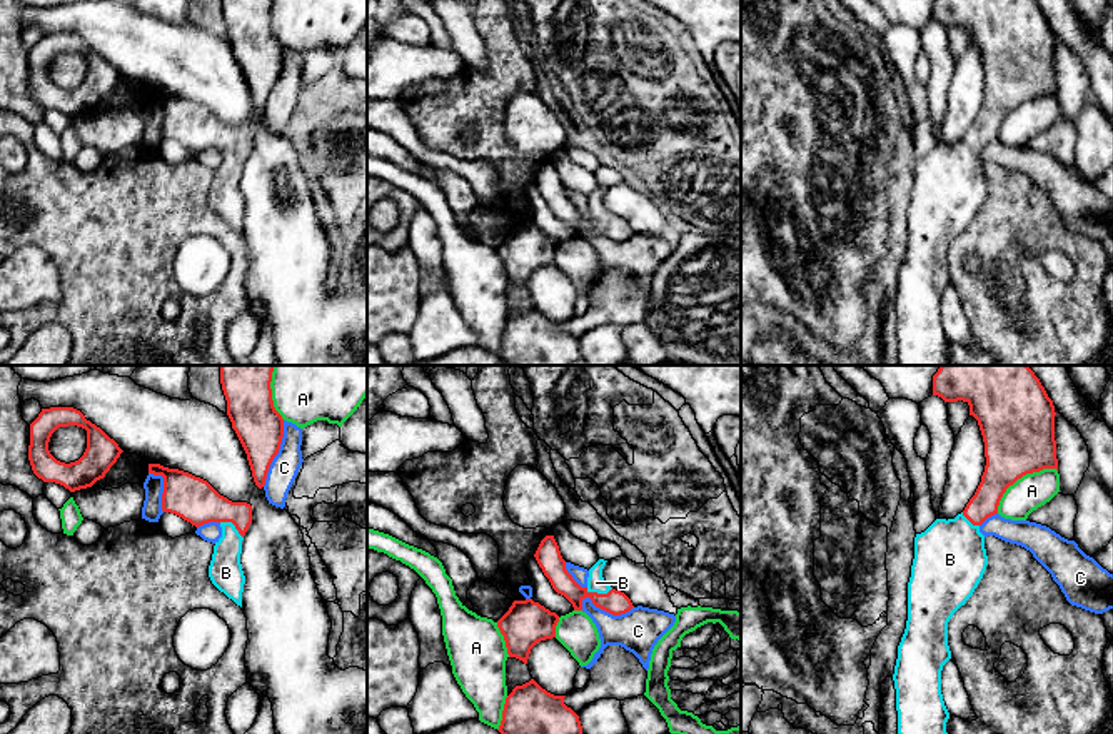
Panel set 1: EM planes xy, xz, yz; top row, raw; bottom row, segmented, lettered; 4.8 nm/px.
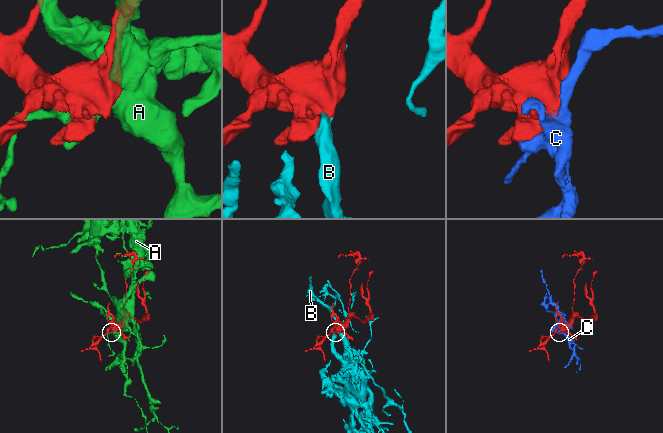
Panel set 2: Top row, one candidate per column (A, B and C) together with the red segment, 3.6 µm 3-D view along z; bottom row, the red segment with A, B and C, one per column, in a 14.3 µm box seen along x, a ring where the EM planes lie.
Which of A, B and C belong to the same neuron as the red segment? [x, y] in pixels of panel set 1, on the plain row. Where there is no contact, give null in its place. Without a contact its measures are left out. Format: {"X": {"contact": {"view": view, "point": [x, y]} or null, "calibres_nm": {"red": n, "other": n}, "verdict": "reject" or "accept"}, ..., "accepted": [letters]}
{"A": {"contact": {"view": "yz", "point": [1020, 104]}, "calibres_nm": {"red": 360, "other": 170}, "verdict": "reject"}, "B": {"contact": {"view": "xz", "point": [596, 219]}, "calibres_nm": {"red": 120, "other": 90}, "verdict": "accept"}, "C": {"contact": {"view": "xy", "point": [277, 79]}, "calibres_nm": {"red": 220, "other": 140}, "verdict": "reject"}, "accepted": ["B"]}

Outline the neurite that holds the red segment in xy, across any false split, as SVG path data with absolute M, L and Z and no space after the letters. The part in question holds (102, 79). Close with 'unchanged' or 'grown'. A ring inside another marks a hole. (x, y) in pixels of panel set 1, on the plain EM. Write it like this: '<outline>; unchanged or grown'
M73 33L42 35L30 50L28 87L33 100L43 108L55 108L70 118L92 113L103 105L123 77L100 53ZM77 52L87 57L83 82L70 90L57 87L48 68L58 53Z; unchanged

